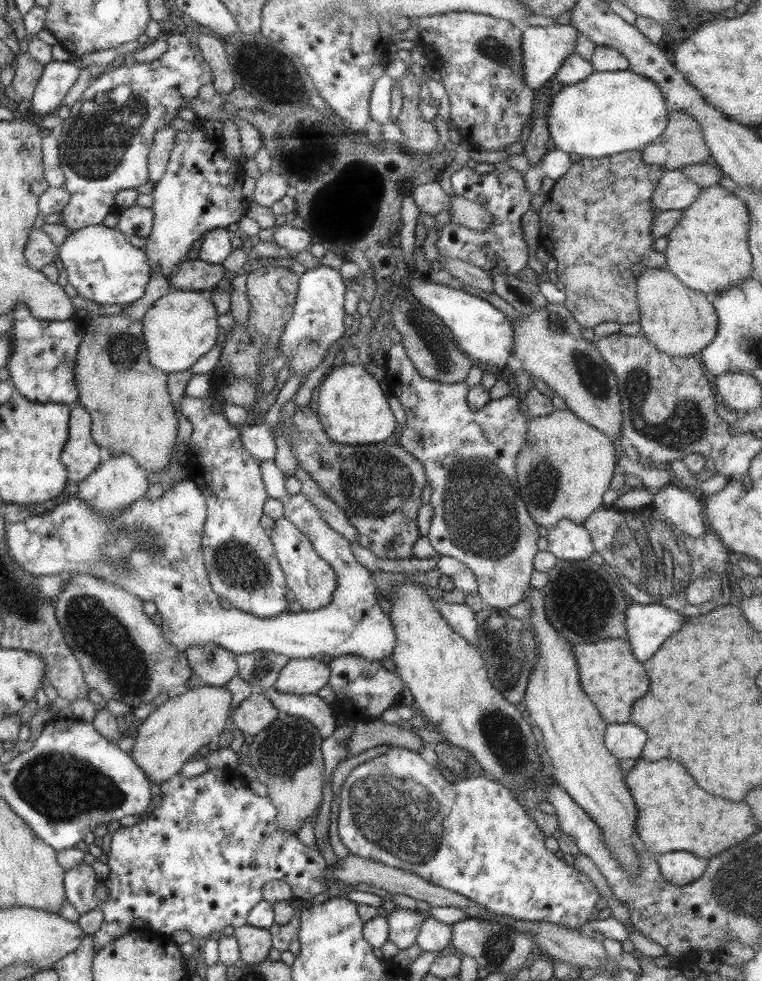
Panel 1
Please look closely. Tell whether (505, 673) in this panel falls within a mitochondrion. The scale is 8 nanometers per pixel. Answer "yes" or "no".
yes

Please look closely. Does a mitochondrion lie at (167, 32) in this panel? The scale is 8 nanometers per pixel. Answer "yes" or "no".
no

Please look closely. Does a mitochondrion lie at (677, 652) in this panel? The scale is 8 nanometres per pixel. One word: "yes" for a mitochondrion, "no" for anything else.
no

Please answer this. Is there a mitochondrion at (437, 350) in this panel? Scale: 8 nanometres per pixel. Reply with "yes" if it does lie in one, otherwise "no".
yes

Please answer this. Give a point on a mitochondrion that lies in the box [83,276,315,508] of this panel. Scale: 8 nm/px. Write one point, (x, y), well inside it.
(125, 350)

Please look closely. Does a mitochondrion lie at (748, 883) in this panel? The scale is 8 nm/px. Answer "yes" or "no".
yes

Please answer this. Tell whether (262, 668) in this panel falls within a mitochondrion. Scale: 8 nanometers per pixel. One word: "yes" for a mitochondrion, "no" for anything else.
yes

